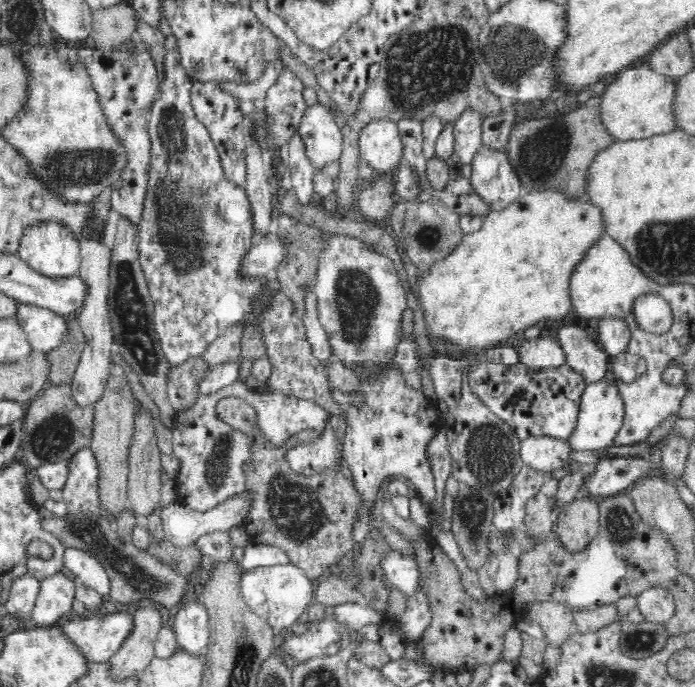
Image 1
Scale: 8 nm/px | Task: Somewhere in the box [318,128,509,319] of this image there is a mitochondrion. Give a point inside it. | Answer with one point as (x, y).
(428, 237)

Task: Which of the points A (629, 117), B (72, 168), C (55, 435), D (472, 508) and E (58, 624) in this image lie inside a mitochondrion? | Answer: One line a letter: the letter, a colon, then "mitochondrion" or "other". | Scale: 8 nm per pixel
A: other
B: mitochondrion
C: mitochondrion
D: mitochondrion
E: other

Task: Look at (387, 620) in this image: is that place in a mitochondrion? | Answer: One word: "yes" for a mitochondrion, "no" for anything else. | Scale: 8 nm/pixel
no

